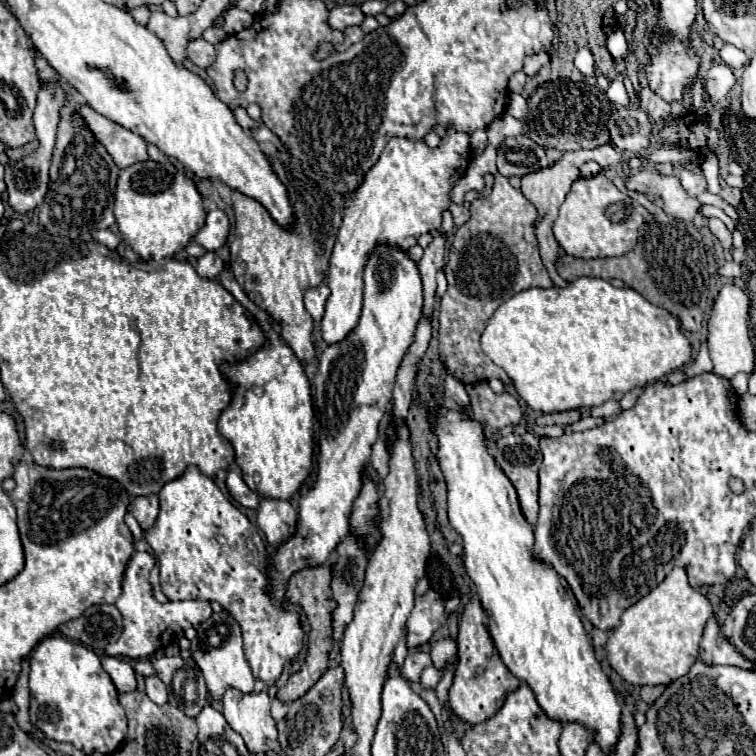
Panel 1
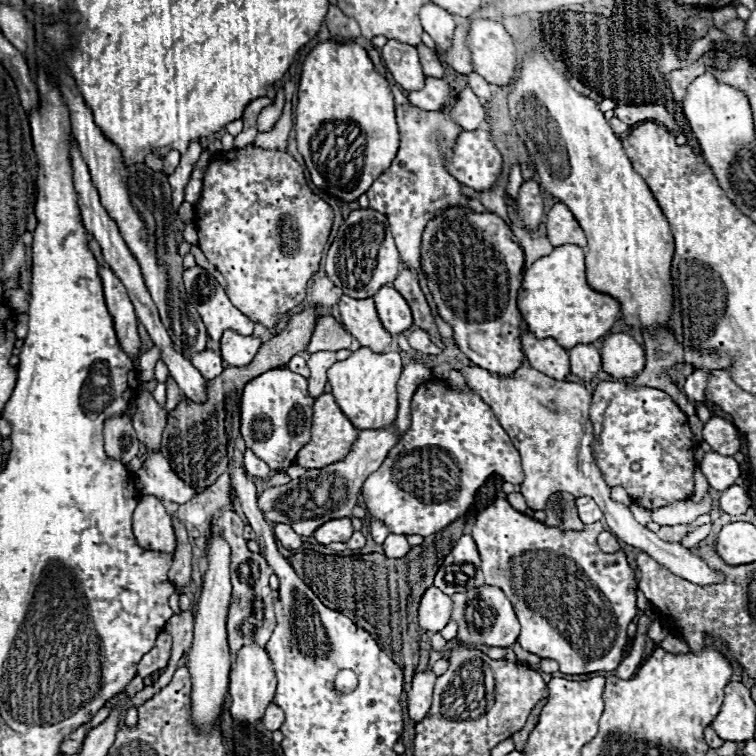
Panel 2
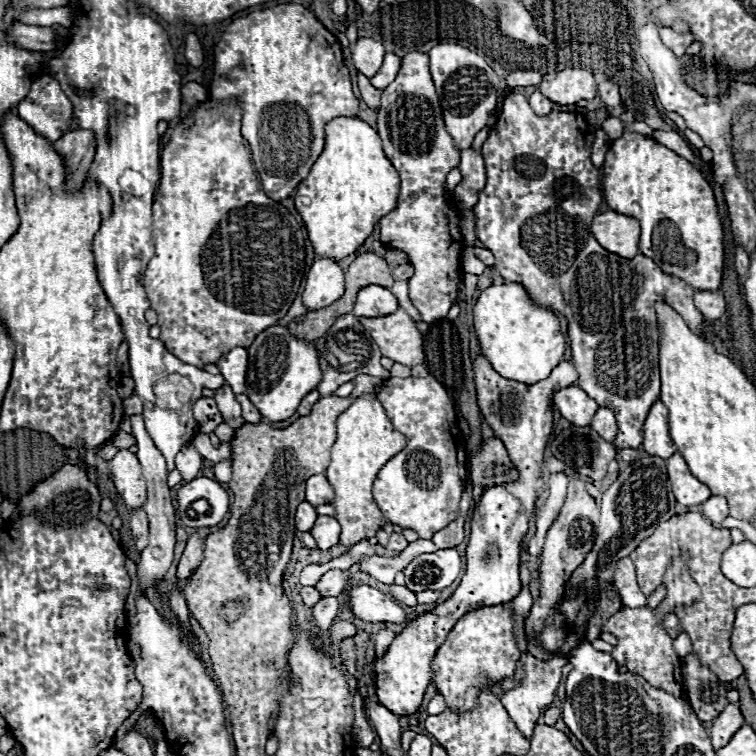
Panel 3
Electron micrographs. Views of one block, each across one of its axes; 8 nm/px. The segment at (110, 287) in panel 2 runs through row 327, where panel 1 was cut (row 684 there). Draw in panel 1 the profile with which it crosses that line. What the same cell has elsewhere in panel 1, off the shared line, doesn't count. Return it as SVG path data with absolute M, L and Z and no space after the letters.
M104 656L102 658L102 668L110 674L114 686L118 692L132 692L136 690L136 676L132 666L126 660Z

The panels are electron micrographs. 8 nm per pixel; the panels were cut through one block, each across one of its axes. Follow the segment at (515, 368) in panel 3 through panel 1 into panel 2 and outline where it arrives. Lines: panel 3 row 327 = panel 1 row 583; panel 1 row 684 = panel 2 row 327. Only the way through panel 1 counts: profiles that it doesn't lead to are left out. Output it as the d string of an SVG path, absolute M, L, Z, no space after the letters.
M574 244L554 248L548 256L538 258L524 274L522 288L518 290L518 308L536 338L554 338L562 348L576 344L590 344L616 324L620 316L620 302L614 296L596 292L586 282L584 250Z

